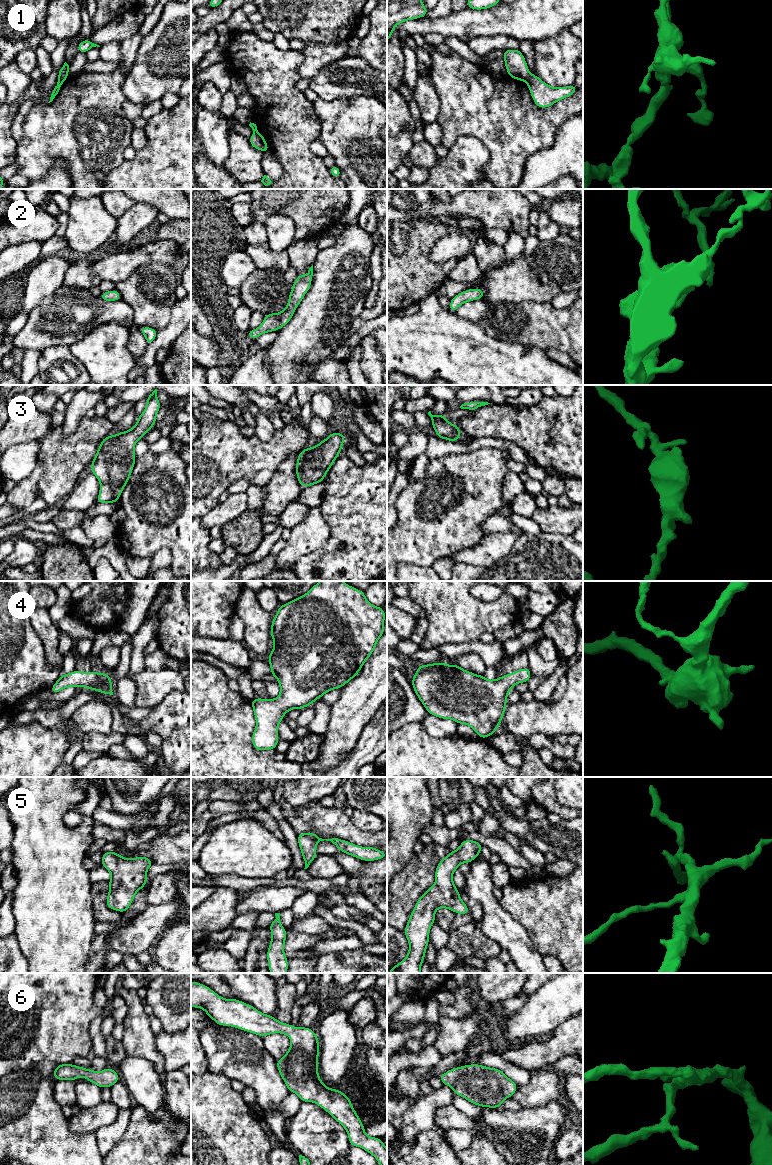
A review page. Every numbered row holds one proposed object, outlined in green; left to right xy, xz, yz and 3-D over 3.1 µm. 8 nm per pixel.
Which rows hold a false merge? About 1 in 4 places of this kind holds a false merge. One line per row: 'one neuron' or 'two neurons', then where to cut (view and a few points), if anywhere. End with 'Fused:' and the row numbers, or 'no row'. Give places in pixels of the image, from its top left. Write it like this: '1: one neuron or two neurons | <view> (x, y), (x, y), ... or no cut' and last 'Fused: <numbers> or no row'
1: two neurons | yz (531, 75), (526, 81)
2: one neuron | no cut
3: one neuron | no cut
4: one neuron | no cut
5: one neuron | no cut
6: one neuron | no cut
Fused: 1

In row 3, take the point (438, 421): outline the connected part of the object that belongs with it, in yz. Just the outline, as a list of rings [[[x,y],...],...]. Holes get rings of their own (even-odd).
[[[429,411],[428,415],[431,417],[431,426],[435,429],[438,438],[456,442],[460,435],[463,434],[457,424],[451,424],[446,420],[446,414],[432,415],[431,411]]]

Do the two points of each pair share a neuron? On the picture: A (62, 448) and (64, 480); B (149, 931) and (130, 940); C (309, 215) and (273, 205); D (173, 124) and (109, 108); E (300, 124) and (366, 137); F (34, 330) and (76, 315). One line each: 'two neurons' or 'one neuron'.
A: one neuron
B: one neuron
C: one neuron
D: two neurons
E: two neurons
F: one neuron

